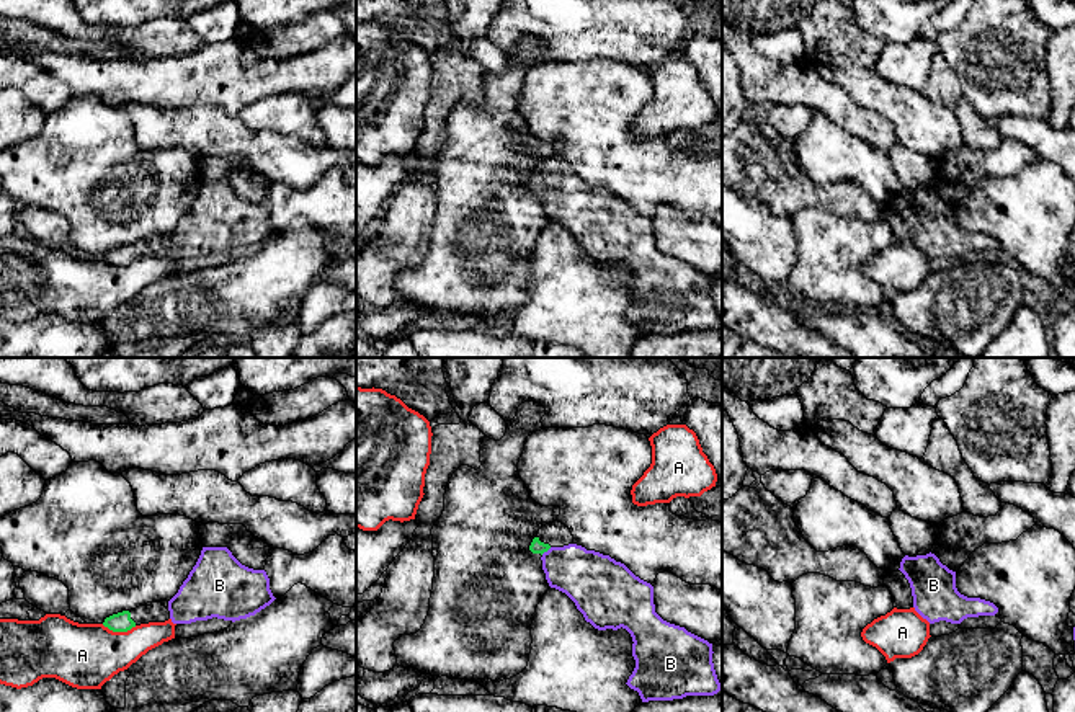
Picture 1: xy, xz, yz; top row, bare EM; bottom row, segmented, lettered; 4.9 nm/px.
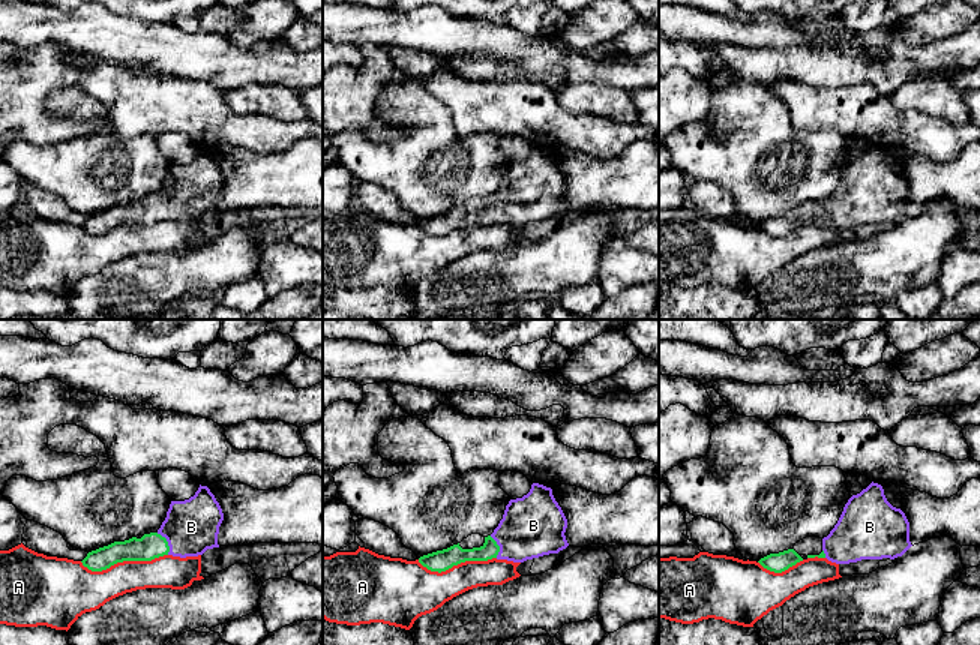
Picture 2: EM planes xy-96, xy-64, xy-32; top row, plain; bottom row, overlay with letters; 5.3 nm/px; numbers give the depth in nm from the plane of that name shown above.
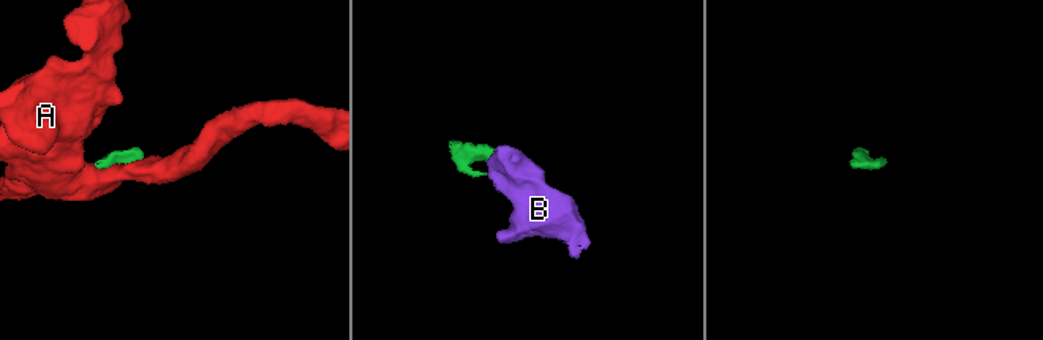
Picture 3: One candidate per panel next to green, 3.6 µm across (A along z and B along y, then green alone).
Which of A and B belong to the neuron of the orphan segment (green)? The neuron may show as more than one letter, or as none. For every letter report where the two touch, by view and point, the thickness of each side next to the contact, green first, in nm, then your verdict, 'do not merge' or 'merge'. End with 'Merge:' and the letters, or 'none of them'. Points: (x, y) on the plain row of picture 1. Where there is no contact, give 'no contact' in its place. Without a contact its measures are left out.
A: meets green in xy at (120, 265); 100 nm thick on the green side, 320 nm on the other; do not merge
B: meets green in xz at (546, 185); 70 nm thick on the green side, 280 nm on the other; merge
Merge: B

